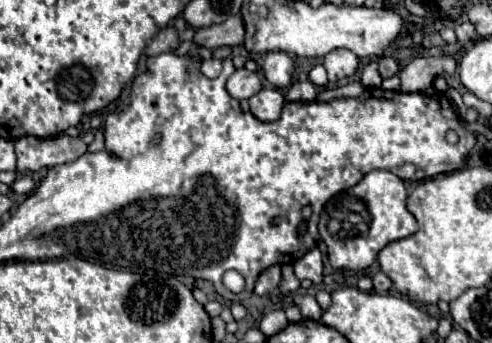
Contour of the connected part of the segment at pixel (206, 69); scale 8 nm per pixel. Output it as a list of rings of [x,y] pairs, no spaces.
[[[211,58],[211,60],[205,60],[205,62],[203,62],[201,72],[203,72],[207,78],[215,78],[215,76],[221,72],[221,66],[223,66],[223,60]]]

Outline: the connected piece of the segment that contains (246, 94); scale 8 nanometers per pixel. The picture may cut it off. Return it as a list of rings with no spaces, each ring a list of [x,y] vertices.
[[[235,70],[235,74],[227,80],[227,92],[235,98],[235,100],[249,100],[251,96],[255,96],[259,90],[263,88],[259,76],[255,72],[249,70]]]

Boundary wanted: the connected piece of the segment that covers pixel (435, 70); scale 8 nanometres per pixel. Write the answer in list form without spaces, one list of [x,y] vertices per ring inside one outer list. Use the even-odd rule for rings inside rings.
[[[441,54],[431,58],[415,58],[411,60],[399,74],[401,92],[423,92],[429,88],[439,74],[453,74],[457,68],[455,56]]]

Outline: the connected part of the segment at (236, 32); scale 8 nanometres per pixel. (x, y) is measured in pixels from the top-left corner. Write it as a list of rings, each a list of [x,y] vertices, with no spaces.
[[[229,16],[223,24],[213,24],[209,28],[201,28],[195,32],[195,44],[203,46],[203,48],[219,48],[219,46],[239,46],[243,44],[245,38],[245,26],[243,26],[243,18],[237,16]]]

